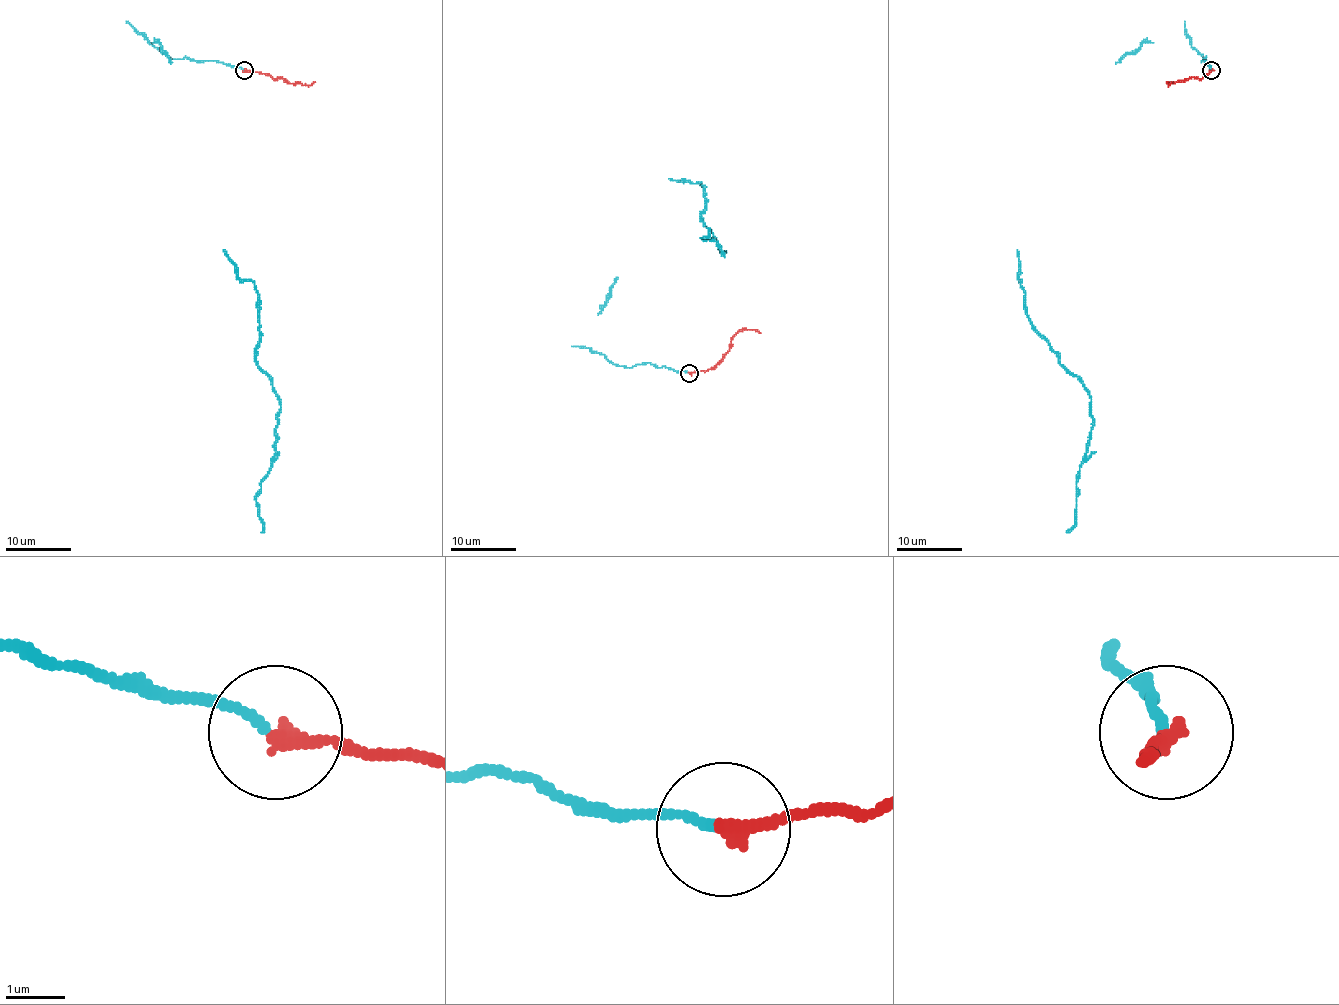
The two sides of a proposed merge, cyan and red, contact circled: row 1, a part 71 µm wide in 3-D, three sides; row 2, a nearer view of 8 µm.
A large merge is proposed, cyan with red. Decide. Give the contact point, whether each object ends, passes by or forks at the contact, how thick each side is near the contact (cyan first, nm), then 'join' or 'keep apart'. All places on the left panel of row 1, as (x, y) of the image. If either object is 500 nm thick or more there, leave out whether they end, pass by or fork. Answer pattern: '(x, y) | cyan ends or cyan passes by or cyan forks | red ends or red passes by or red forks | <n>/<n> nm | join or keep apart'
(244, 70) | cyan ends | red ends | 130/280 nm | join

